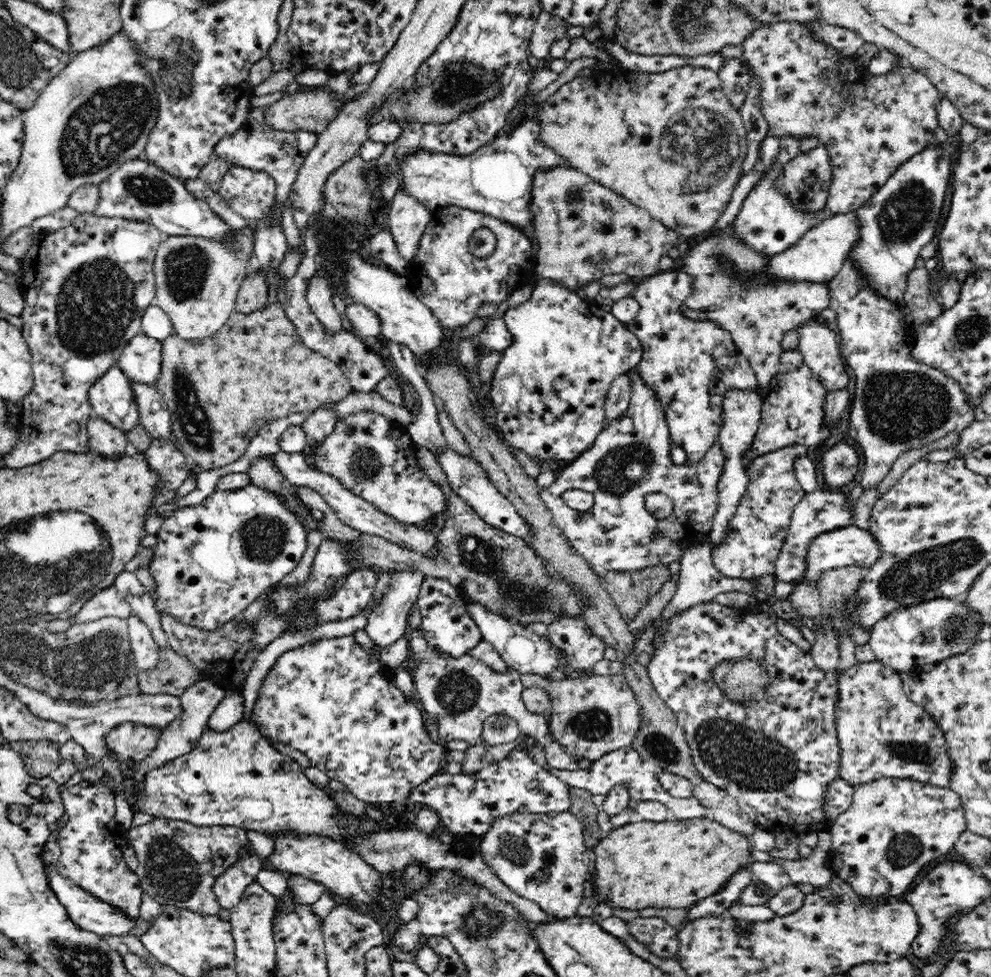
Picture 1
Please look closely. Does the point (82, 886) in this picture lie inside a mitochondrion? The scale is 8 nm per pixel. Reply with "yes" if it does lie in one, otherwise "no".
no

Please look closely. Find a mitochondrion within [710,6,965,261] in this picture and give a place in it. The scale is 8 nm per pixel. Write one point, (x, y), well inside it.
(909, 211)

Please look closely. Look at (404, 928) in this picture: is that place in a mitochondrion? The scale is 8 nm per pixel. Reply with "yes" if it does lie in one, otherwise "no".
no

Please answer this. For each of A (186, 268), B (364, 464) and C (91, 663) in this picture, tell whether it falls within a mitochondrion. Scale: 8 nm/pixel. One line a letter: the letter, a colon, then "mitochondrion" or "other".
A: mitochondrion
B: mitochondrion
C: mitochondrion

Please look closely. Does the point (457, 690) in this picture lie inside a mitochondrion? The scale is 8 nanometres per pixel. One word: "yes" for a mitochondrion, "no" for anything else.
yes

